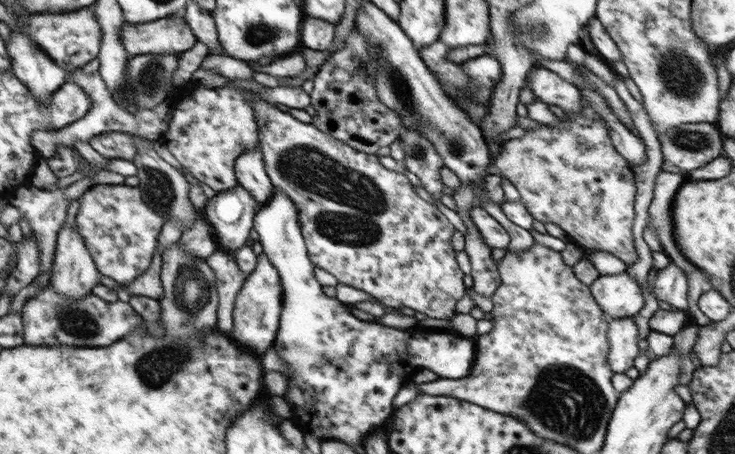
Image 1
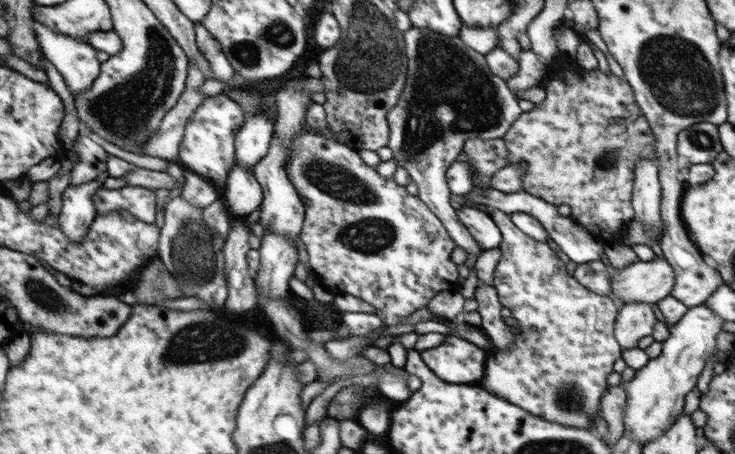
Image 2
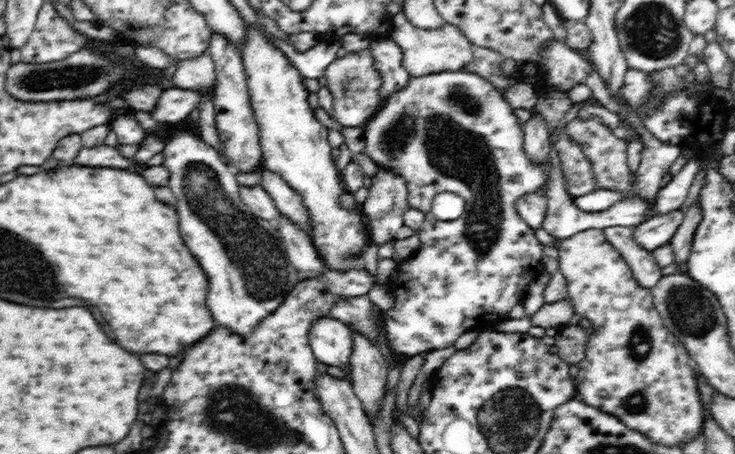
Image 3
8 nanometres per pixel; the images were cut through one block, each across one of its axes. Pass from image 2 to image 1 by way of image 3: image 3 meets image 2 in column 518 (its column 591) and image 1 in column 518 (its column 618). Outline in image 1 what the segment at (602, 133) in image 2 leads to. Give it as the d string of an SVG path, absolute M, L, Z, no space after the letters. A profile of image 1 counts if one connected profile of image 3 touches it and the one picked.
M581 96L582 108L579 112L566 112L571 121L564 121L558 119L555 125L541 124L532 129L527 129L526 134L521 138L509 139L503 143L501 151L496 157L496 166L498 174L506 177L517 188L520 193L521 203L528 209L528 212L540 220L540 222L552 222L558 224L568 238L577 244L583 250L602 250L613 254L616 258L624 260L628 265L634 264L638 260L638 253L635 247L635 238L633 235L633 224L635 221L635 198L637 195L637 186L635 181L635 174L633 169L630 168L627 160L614 148L612 144L609 130L601 120L600 115L589 105L589 102Z

